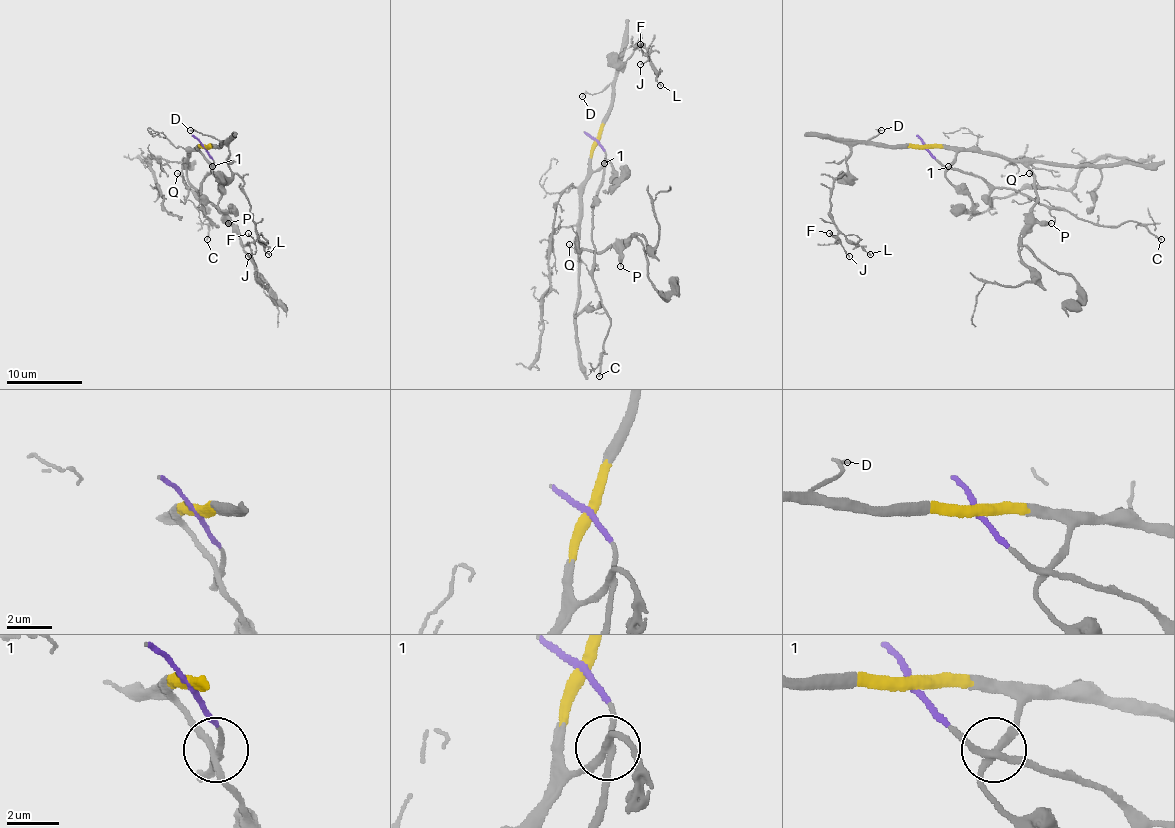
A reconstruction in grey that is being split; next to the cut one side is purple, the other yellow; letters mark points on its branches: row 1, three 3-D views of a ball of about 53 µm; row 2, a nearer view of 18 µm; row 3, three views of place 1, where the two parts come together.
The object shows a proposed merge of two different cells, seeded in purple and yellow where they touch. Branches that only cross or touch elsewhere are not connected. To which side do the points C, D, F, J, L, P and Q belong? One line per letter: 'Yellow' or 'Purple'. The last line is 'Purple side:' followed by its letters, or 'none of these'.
C: Purple
D: Yellow
F: Yellow
J: Yellow
L: Yellow
P: Yellow
Q: Yellow
Purple side: C

